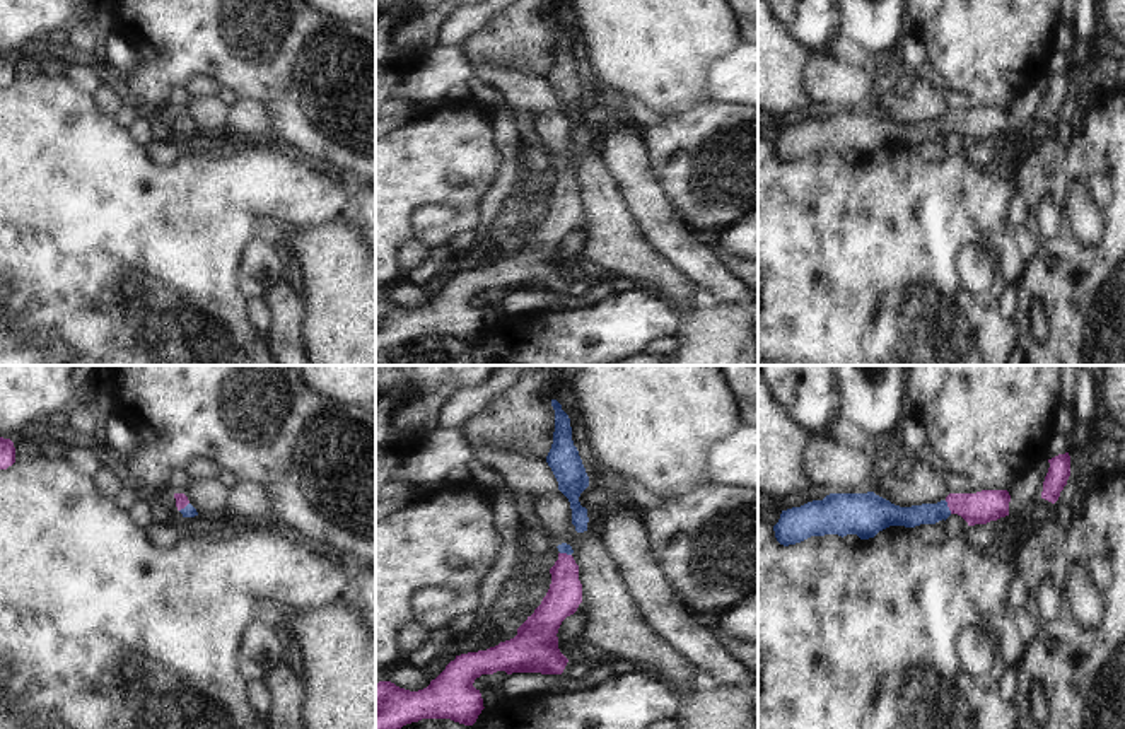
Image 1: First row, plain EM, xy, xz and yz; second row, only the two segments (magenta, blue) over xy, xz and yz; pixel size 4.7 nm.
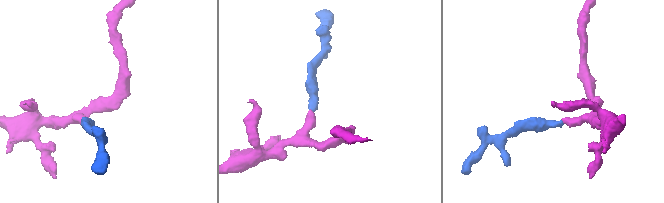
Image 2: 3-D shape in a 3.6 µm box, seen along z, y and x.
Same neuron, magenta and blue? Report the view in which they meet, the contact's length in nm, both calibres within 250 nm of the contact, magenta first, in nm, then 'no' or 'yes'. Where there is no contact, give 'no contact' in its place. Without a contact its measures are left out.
meets magenta in yz; contact 70 nm long; 150 nm thick on the magenta side, 100 nm on the other; yes

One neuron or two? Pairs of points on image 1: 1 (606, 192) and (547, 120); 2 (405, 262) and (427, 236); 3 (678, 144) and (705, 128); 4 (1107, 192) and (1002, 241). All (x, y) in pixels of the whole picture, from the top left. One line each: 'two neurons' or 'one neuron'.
1: one neuron
2: two neurons
3: one neuron
4: two neurons

